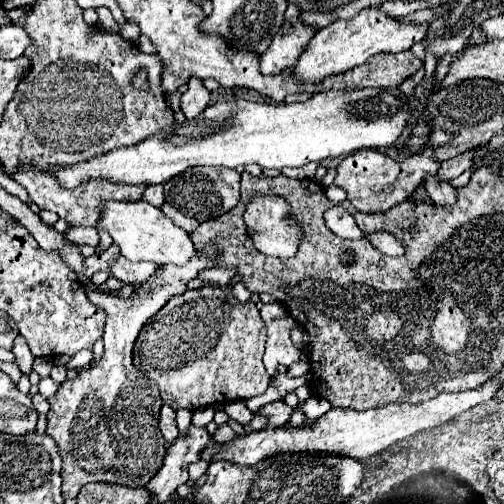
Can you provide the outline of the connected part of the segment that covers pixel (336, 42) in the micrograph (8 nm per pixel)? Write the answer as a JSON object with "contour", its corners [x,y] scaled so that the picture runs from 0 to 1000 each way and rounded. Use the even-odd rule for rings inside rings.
{"contour":[[[722,16],[710,32],[694,40],[667,40],[655,52],[631,60],[623,75],[611,83],[611,95],[599,103],[595,119],[583,131],[583,155],[591,163],[627,167],[651,151],[690,143],[714,127],[722,127],[742,107],[786,107],[810,99],[817,87],[833,83],[845,71],[849,52],[833,48],[798,48],[786,36],[758,28],[746,16]]]}

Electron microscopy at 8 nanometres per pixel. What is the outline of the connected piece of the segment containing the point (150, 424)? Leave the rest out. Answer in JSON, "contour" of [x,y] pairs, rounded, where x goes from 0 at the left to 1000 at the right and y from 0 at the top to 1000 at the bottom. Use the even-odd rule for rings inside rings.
{"contour":[[[421,492],[393,500],[393,508],[365,528],[329,524],[250,595],[187,579],[183,560],[167,567],[175,595],[206,611],[214,631],[206,647],[206,706],[183,726],[163,730],[147,754],[131,754],[115,778],[95,790],[103,810],[91,821],[91,861],[111,873],[123,905],[127,988],[151,988],[155,972],[175,956],[278,968],[317,933],[329,905],[329,873],[313,853],[313,817],[325,798],[306,754],[266,730],[262,690],[282,647],[333,599],[333,591],[365,583],[369,560],[389,552],[401,532],[417,532],[421,500]]]}

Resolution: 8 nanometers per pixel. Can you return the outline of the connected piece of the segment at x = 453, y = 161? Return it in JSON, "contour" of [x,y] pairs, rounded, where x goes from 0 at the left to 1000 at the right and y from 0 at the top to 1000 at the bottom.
{"contour":[[[940,298],[937,302],[921,302],[913,310],[901,310],[885,321],[877,321],[865,353],[869,357],[897,357],[905,349],[913,349],[921,337],[929,337],[937,329],[937,310],[940,310]]]}

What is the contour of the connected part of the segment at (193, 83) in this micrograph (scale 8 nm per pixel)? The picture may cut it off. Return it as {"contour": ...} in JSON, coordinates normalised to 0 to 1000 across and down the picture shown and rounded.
{"contour":[[[377,155],[373,179],[361,187],[361,222],[369,234],[385,234],[417,206],[417,183],[405,175],[397,155]]]}

